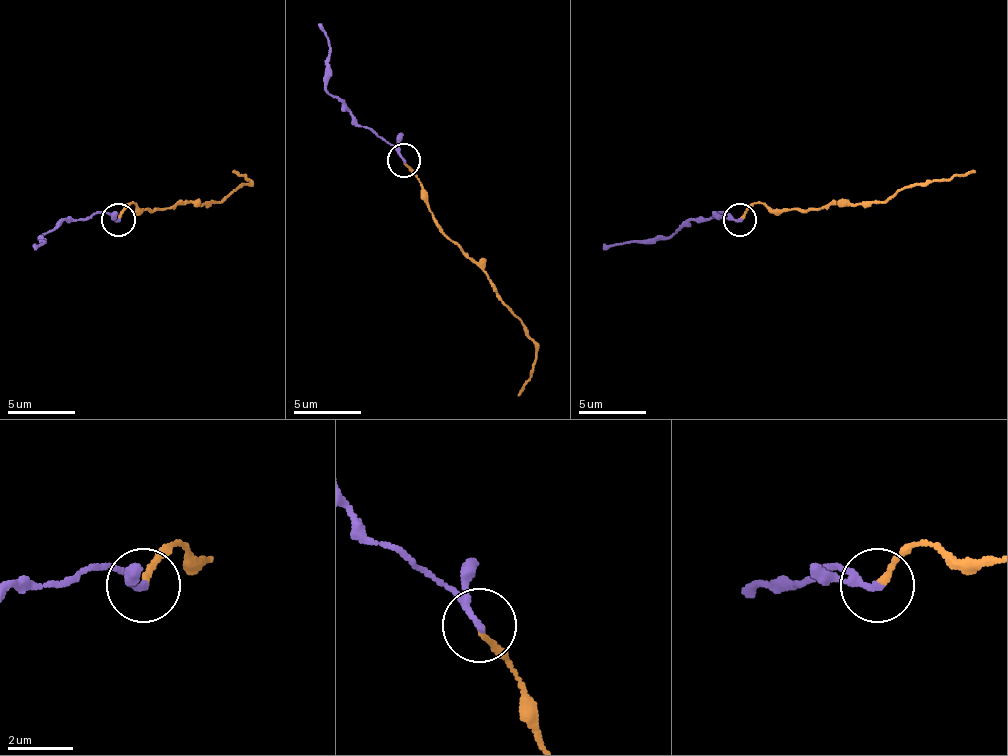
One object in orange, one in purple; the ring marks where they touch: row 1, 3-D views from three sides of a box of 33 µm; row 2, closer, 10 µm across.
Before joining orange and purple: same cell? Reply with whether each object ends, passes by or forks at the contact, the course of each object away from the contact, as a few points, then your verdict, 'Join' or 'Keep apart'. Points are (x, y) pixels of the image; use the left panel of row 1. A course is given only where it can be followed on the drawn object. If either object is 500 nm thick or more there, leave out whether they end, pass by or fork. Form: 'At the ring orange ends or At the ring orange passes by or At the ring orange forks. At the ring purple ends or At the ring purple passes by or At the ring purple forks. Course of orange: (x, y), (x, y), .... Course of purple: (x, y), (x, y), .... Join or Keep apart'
At the ring orange ends. At the ring purple ends. Course of orange: (121, 219), (131, 202), (148, 209), (174, 209), (188, 202), (222, 202), (235, 188), (249, 182), (232, 172). Course of purple: (117, 219), (97, 212), (60, 219), (40, 239), (43, 242), (33, 242). Join

